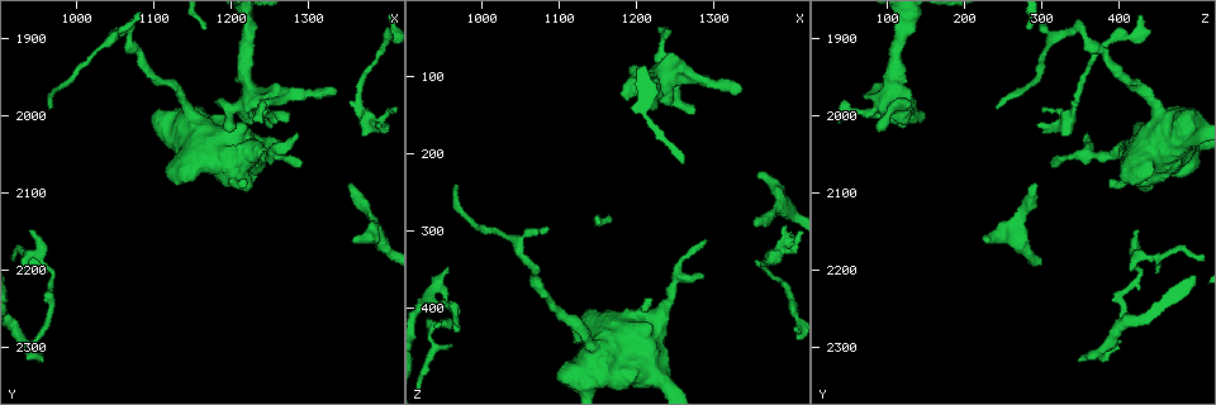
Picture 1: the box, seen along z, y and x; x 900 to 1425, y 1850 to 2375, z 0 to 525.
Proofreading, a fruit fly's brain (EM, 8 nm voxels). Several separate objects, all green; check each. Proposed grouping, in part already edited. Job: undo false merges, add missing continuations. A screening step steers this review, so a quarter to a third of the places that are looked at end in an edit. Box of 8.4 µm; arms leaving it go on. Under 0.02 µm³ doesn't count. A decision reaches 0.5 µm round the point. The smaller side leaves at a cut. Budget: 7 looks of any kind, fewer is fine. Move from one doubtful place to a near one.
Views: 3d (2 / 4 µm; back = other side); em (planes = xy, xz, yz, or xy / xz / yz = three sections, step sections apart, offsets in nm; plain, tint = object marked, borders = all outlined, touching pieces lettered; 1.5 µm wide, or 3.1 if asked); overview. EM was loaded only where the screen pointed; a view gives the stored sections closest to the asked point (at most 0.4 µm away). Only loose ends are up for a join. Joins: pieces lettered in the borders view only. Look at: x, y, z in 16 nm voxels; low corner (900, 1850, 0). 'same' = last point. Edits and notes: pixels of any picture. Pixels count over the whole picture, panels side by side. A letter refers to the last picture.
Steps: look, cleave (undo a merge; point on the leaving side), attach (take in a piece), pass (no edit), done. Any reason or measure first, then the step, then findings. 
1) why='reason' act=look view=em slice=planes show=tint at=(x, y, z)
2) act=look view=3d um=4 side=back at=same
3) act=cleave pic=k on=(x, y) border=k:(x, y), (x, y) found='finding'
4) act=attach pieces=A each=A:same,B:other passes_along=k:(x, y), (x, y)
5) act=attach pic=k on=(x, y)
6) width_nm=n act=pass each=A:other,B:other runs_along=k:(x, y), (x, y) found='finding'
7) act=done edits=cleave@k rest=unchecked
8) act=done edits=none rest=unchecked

act=look view=em slice=yz step=4 show=borders at=(970, 1985, 240)

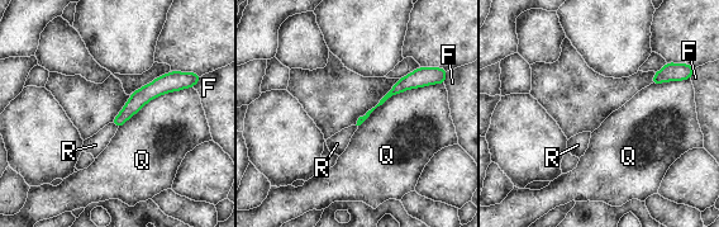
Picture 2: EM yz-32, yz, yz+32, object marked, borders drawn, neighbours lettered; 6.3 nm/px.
act=attach pieces=R each=F:other,Q:other,R:same found='the neuron continues'

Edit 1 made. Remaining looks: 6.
why='see it whole again' act=look view=overview

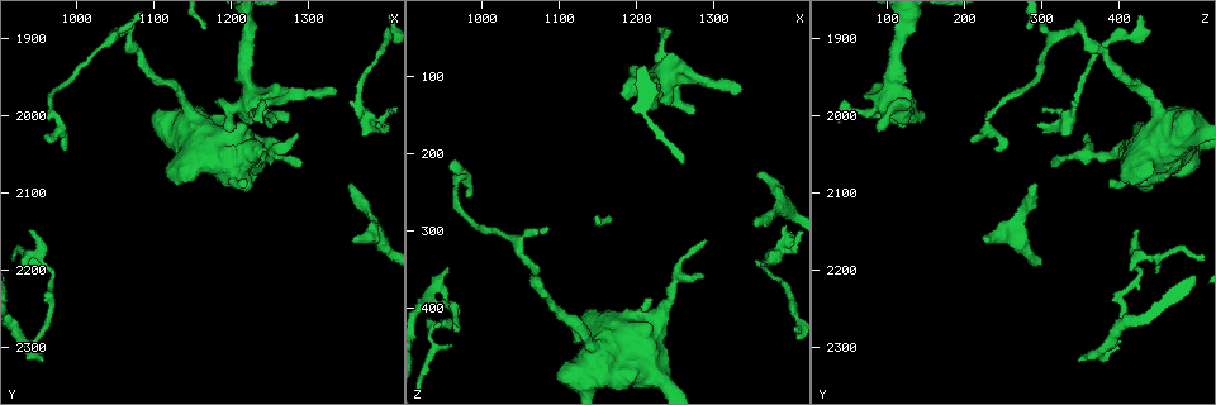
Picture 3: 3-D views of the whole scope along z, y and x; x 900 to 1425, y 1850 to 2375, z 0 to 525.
why='an open end' act=look view=em slice=yz step=8 show=tint at=(955, 2320, 345)

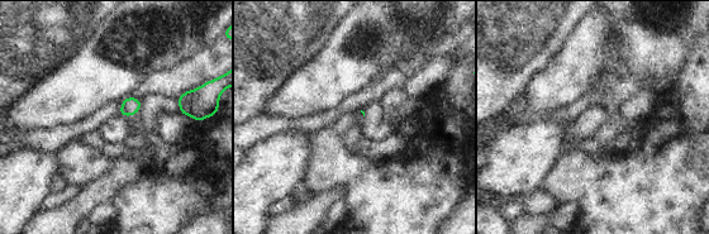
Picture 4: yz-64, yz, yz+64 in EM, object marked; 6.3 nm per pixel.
act=look view=em slice=planes show=borders at=same

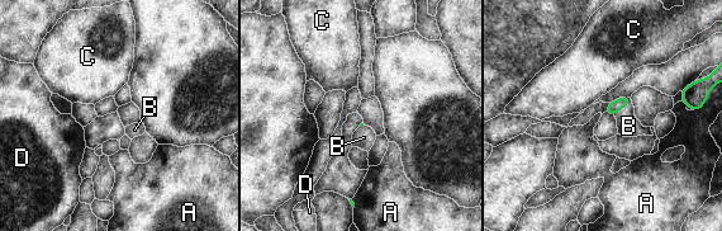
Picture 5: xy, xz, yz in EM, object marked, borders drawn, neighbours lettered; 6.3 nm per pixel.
longest_contact=B:150nm act=attach pieces=B each=A:other,B:same,C:other,D:other found='it goes on there'

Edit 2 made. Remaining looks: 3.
act=look view=em slice=yz step=8 show=plain at=(1355, 2090, 295)

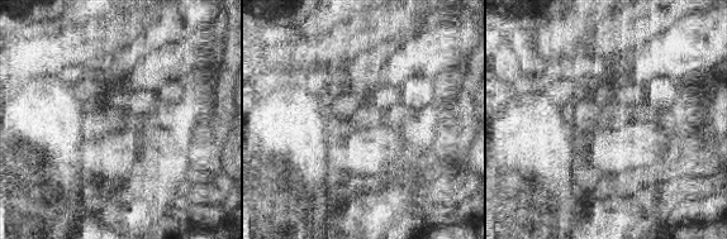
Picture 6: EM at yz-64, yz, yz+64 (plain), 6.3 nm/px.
act=look view=em slice=yz step=8 show=tint at=same

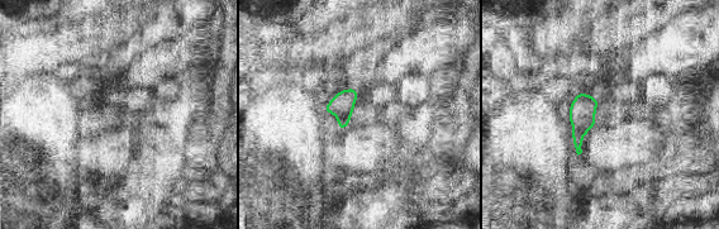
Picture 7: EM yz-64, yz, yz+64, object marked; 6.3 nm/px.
why='see the neighbours' act=look view=em slice=yz step=8 show=borders at=same

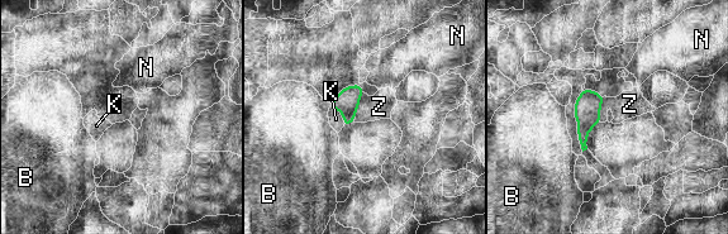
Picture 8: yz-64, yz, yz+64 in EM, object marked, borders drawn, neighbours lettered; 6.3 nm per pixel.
act=pass each=B:other,K:other,N:other,Z:other border=8:(364, 92), (353, 120) found='none of them fits'

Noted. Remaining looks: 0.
act=done edits=attach@2,attach@5 rest=unchecked

